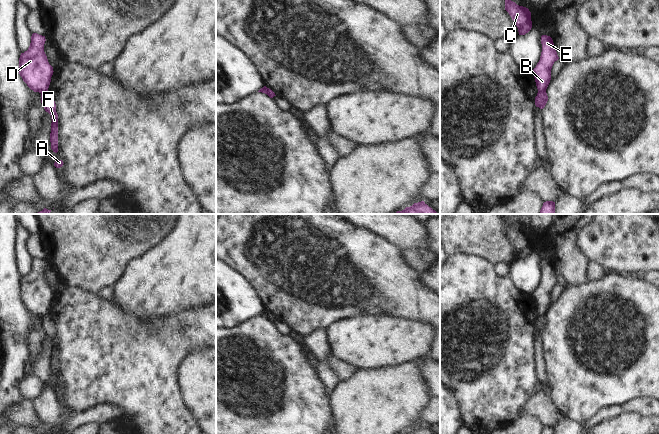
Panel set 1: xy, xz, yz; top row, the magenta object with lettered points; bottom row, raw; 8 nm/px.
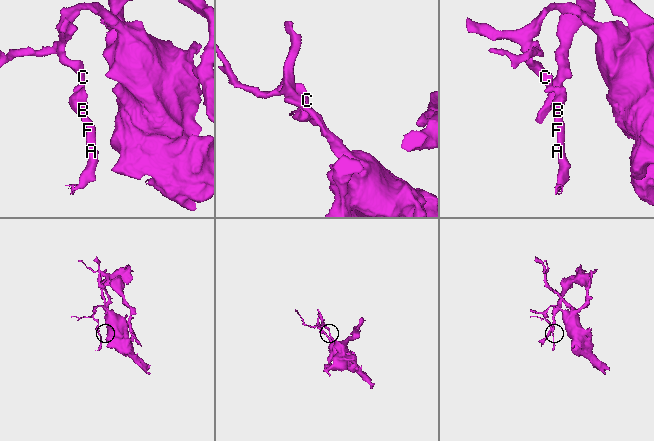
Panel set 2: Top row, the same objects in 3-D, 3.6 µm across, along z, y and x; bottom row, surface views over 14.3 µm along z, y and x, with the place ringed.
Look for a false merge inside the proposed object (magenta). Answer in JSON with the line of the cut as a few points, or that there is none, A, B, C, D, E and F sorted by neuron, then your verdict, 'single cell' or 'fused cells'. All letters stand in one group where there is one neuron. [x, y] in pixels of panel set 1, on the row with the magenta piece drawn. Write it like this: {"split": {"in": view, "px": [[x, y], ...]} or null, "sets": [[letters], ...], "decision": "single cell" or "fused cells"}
{"split": {"in": "yz", "px": [[545, 89], [538, 91]]}, "sets": [["A", "F"], ["B", "C", "D", "E"]], "decision": "fused cells"}

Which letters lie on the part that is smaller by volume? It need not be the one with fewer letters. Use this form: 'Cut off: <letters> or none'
Cut off: A, F

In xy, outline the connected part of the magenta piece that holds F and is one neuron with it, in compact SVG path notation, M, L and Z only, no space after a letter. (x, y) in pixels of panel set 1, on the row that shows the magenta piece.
M46 90L41 93L41 103L46 112L51 115L51 133L50 142L53 152L58 152L58 114L56 112L56 104L51 93Z

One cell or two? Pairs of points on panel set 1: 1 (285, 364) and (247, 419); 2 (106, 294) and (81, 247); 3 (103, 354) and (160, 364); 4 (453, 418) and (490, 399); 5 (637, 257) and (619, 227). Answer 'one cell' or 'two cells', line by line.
1: one cell
2: two cells
3: one cell
4: two cells
5: one cell

